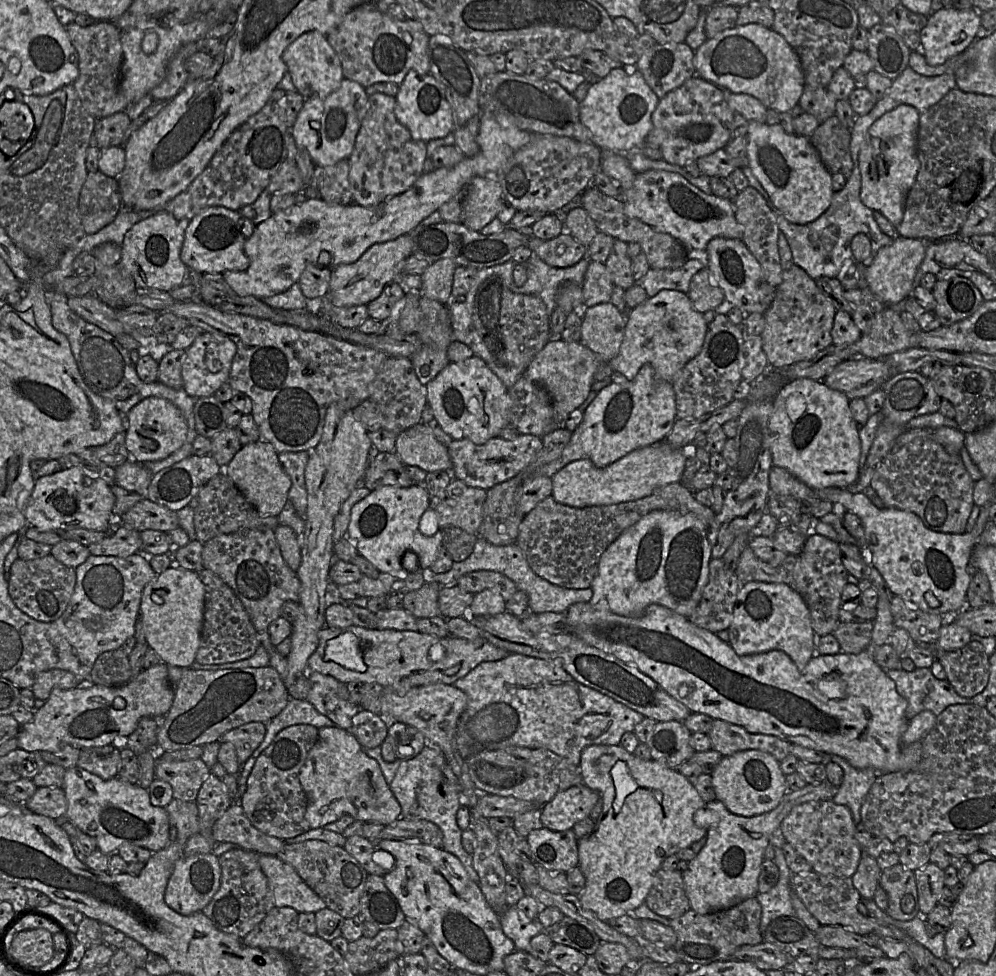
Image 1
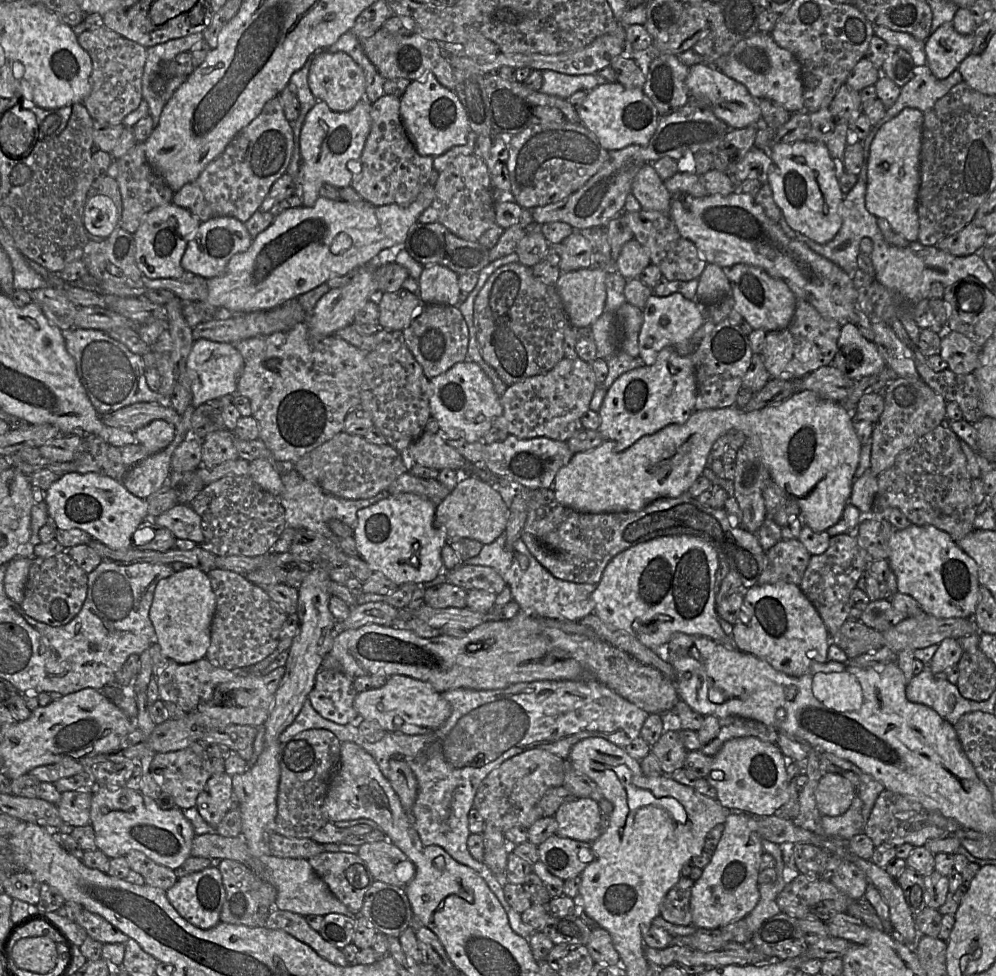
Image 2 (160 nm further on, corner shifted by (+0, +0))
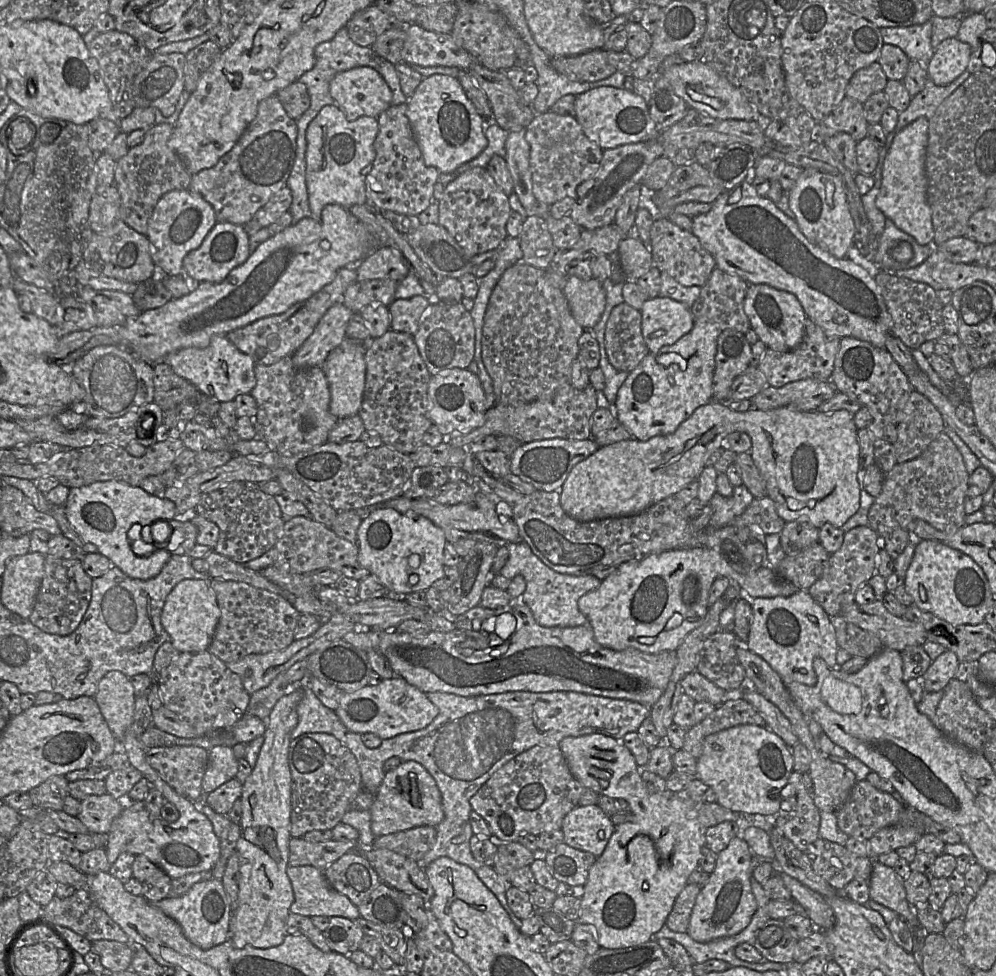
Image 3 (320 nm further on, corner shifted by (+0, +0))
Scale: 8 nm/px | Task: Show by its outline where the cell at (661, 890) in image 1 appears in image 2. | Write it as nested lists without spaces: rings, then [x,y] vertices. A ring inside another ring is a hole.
[[[681,876],[669,890],[660,907],[660,915],[666,921],[680,926],[692,924],[690,898],[693,884],[692,879]]]

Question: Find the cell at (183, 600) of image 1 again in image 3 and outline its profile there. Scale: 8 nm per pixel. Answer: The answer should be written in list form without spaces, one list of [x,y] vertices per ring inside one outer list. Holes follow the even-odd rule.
[[[186,579],[179,582],[168,595],[161,613],[161,624],[170,642],[180,653],[207,651],[219,620],[220,609],[216,594],[208,580]]]

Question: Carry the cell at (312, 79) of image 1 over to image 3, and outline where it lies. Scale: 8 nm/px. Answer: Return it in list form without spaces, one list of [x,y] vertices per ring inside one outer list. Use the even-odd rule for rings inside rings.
[[[360,66],[338,73],[330,82],[330,94],[346,118],[378,116],[392,105],[392,91],[372,67]]]

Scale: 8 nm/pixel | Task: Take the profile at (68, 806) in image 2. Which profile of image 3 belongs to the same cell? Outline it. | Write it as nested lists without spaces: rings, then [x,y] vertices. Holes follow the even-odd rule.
[[[110,794],[91,795],[81,800],[81,809],[77,818],[91,833],[108,833],[112,821],[121,813],[127,803],[126,798],[122,804]]]

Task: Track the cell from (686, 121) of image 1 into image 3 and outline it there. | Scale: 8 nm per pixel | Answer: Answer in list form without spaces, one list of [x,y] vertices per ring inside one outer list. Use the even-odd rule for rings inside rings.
[[[656,138],[604,150],[595,174],[582,182],[576,188],[573,196],[566,196],[553,203],[549,207],[548,215],[557,219],[569,217],[586,230],[601,228],[613,223],[625,193],[634,186],[641,185],[648,167],[662,156],[663,147]]]

